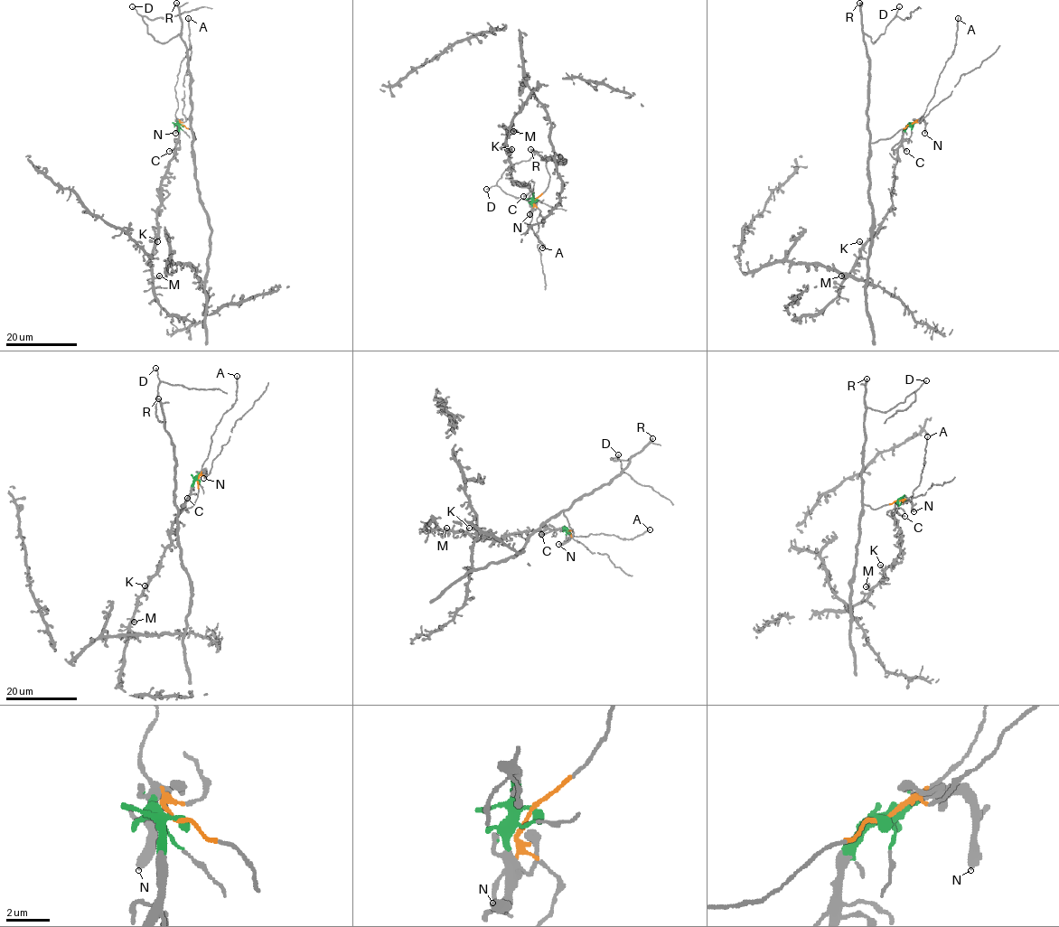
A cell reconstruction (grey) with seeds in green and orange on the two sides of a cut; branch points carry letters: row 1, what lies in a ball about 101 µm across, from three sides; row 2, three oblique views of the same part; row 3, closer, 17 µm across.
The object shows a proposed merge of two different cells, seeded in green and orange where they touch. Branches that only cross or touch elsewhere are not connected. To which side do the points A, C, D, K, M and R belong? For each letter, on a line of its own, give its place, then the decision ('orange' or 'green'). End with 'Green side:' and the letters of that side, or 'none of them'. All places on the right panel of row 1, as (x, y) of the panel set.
A: (958, 18) | orange
C: (906, 151) | green
D: (899, 6) | orange
K: (859, 241) | green
M: (841, 276) | green
R: (859, 3) | orange
Green side: C, K, M

